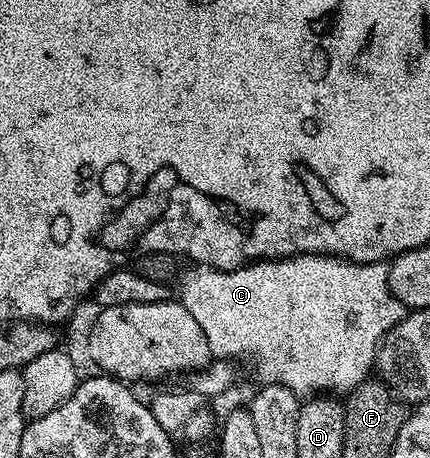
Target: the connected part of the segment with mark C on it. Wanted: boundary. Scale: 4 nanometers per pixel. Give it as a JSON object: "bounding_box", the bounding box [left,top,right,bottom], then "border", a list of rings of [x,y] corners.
{"bounding_box":[180,255,404,398],"border":[[[305,255],[263,258],[227,272],[205,266],[193,270],[181,277],[180,302],[204,330],[211,357],[231,362],[251,360],[262,384],[279,384],[299,398],[350,393],[367,379],[366,371],[375,367],[379,344],[404,315],[403,304],[390,292],[390,270],[385,263],[357,264],[338,256]]]}

